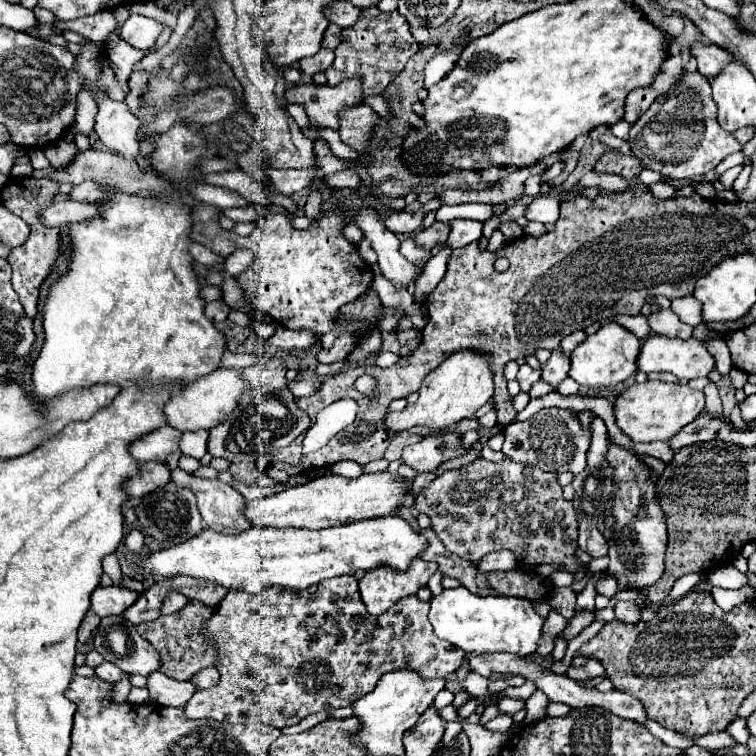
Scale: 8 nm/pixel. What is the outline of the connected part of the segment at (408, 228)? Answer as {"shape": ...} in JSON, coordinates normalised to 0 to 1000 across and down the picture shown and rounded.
{"shape":[[[520,279],[509,290],[509,300],[522,311],[541,311],[541,308],[549,308],[552,303],[557,303],[560,287],[562,287],[562,282],[557,282],[557,279],[552,279],[552,282]]]}

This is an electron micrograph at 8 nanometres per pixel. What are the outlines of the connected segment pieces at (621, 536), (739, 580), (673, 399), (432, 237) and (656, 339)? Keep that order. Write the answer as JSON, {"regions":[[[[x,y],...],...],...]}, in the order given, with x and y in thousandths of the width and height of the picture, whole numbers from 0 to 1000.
{"regions":[[[[806,589],[806,612],[813,618],[811,634],[816,636],[816,649],[811,652],[811,681],[816,687],[811,697],[811,713],[806,716],[806,758],[821,771],[821,779],[840,779],[864,774],[877,761],[877,734],[882,721],[882,700],[874,671],[866,660],[866,642],[858,636],[858,620],[845,612],[843,602],[819,591]]],[[[970,747],[962,750],[951,750],[943,758],[938,758],[938,771],[946,776],[956,776],[956,779],[978,779],[983,774],[988,774],[988,763],[972,753]]],[[[853,504],[829,512],[816,522],[811,546],[816,565],[837,583],[885,583],[898,567],[911,562],[933,538],[933,522],[911,509],[893,509],[880,504]]],[[[575,295],[573,300],[549,308],[546,319],[549,319],[552,327],[557,327],[557,329],[562,329],[562,332],[570,332],[575,324],[581,324],[581,321],[589,319],[591,308],[594,308],[591,295]]],[[[861,443],[848,459],[843,488],[851,493],[885,491],[898,501],[914,504],[935,499],[946,485],[940,467],[922,448],[885,448],[877,443]]]]}

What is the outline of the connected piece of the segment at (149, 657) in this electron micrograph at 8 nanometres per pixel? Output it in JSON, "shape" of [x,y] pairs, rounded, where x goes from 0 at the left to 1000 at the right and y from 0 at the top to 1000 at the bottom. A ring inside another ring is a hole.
{"shape":[[[147,813],[134,819],[123,840],[126,858],[165,890],[197,893],[210,885],[210,866],[205,856],[192,848],[179,827],[171,827],[163,813]]]}

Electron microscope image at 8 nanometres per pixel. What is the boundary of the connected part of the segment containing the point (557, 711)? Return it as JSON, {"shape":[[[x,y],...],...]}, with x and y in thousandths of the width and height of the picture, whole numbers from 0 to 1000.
{"shape":[[[726,929],[724,935],[724,947],[725,948],[742,948],[751,944],[758,937],[754,934],[739,930],[739,929]]]}

